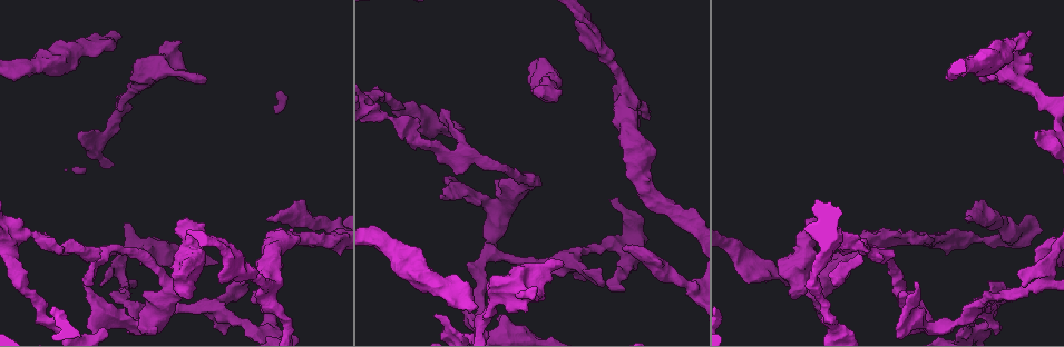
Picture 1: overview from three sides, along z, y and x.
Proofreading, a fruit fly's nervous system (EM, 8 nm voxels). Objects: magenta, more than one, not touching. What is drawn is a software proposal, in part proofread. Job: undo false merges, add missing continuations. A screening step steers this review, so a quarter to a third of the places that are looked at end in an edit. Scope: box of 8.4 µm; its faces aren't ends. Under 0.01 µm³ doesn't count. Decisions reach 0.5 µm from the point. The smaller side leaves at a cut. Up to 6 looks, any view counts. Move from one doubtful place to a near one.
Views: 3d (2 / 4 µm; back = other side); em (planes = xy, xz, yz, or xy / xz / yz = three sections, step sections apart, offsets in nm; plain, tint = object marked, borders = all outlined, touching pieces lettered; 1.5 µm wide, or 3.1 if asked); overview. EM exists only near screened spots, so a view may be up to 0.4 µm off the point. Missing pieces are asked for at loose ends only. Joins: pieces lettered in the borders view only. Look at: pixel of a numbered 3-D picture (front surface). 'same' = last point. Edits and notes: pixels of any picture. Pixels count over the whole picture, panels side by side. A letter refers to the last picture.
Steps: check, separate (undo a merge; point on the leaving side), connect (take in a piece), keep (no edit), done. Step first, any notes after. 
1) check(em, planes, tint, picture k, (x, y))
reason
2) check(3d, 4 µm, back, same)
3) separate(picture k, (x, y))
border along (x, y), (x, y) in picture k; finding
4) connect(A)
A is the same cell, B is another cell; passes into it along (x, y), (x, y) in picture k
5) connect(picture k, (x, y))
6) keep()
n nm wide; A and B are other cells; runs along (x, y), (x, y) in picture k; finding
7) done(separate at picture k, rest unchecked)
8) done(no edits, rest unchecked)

check(em, planes, plain, picture 1, (608, 287))
closes a loop

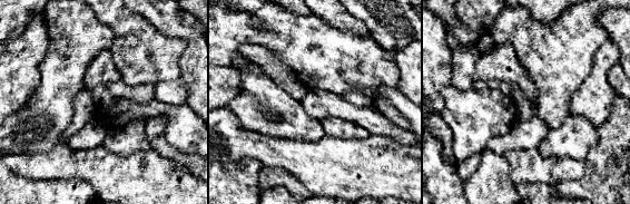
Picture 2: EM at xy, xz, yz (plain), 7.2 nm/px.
check(em, planes, borders, same)

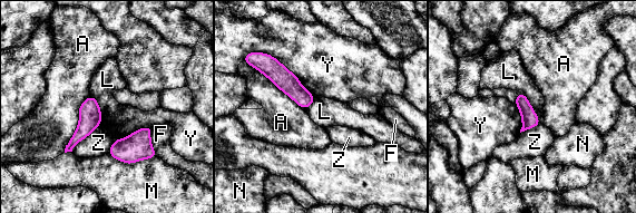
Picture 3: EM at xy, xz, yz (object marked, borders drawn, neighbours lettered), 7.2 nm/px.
keep()
70 nm wide; A, F, L, M, N, Y and Z are other cells; border along (520, 92), (526, 96), (539, 120) in picture 3; continuous, no second cell

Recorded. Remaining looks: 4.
check(em, yz, step 4, borders, picture 1, (966, 221))
an open end

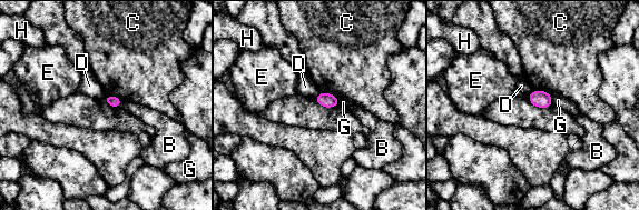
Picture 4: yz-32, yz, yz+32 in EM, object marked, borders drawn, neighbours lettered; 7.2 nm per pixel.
check(em, planes, borders, same)

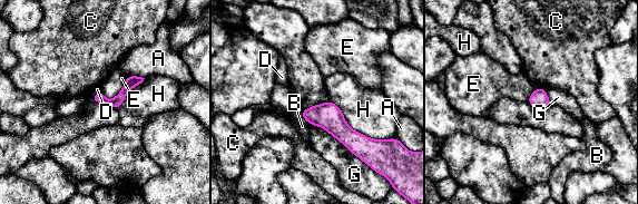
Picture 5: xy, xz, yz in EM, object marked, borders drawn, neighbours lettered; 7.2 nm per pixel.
keep()
A, B, C, D, E, G and H are other cells; runs along (305, 113), (380, 151) in picture 5; no lettered piece goes on from it

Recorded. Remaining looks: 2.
done(no edits, rest unchecked)

